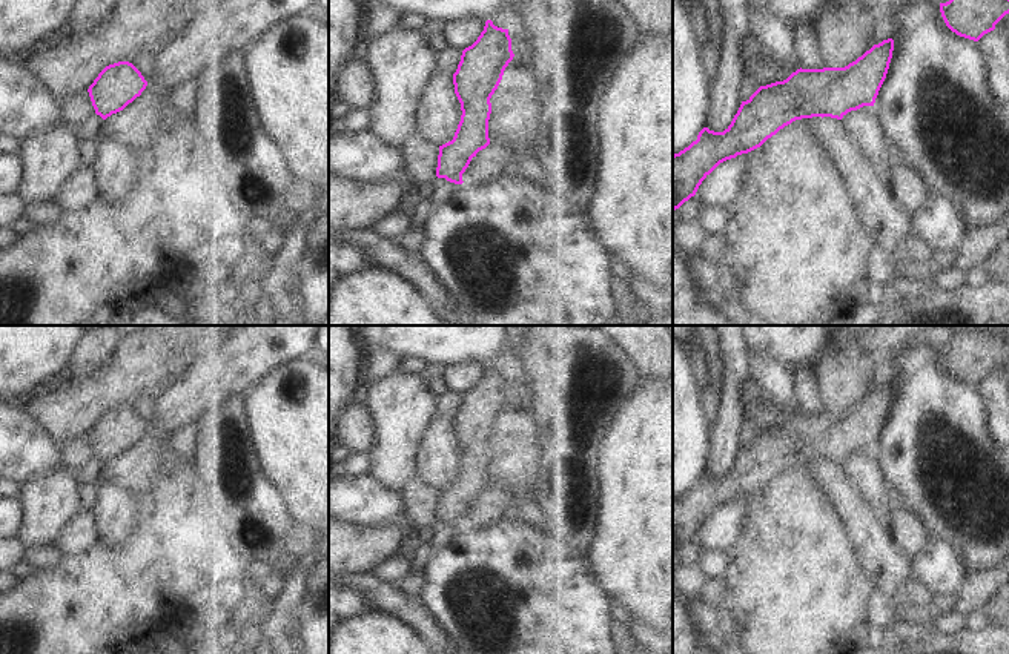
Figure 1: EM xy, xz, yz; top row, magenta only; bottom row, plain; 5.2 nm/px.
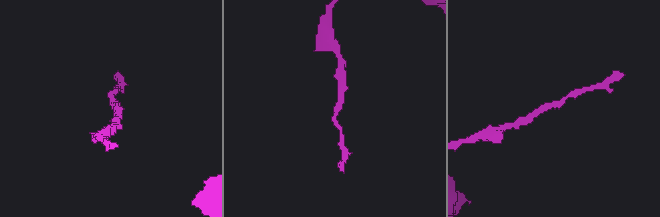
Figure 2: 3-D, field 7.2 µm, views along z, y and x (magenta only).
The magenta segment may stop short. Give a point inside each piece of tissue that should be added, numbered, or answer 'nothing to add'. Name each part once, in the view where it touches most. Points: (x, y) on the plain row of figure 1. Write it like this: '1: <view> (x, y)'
nothing to add

